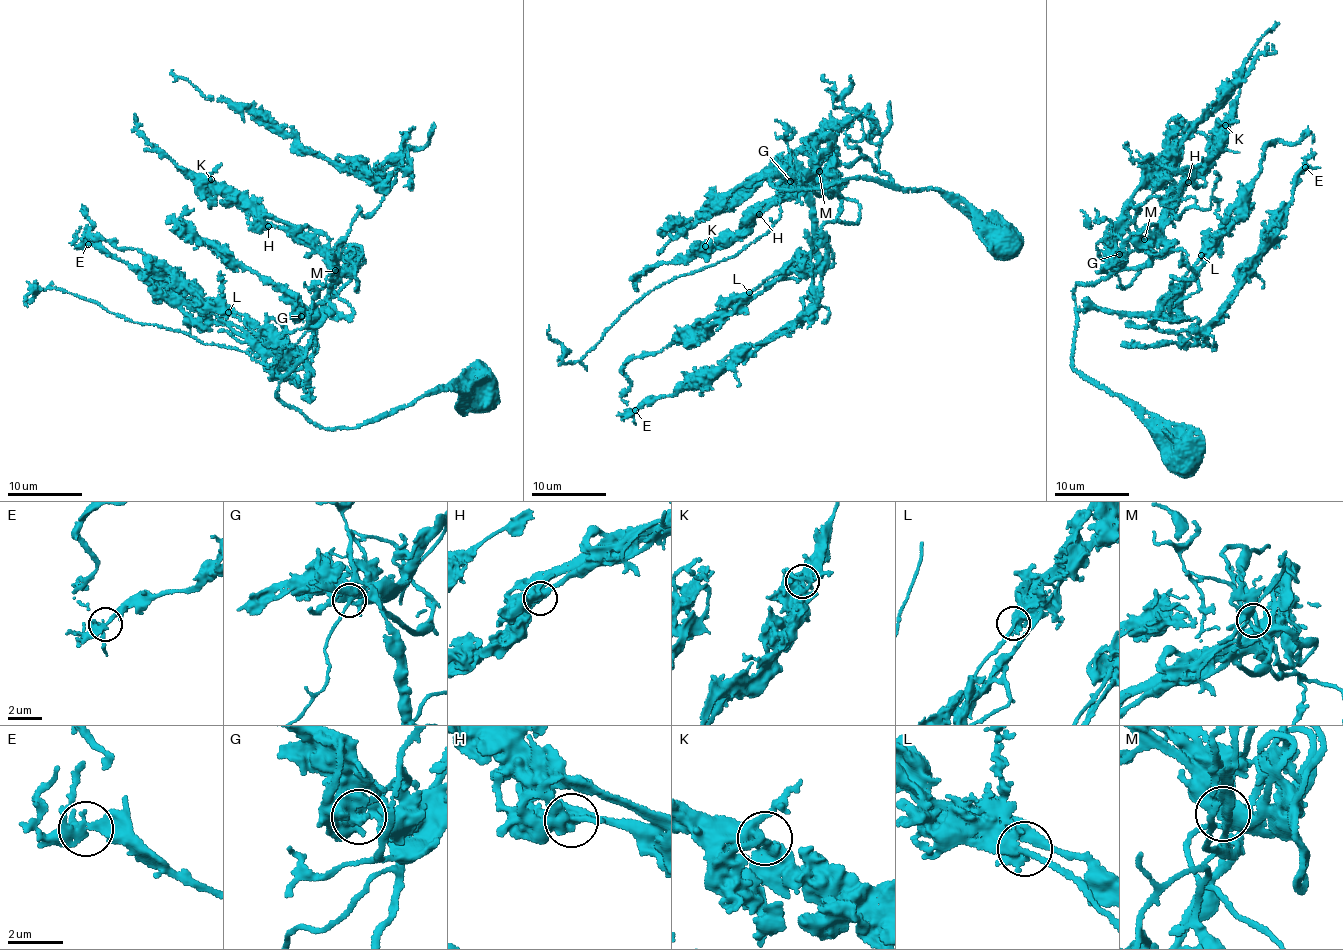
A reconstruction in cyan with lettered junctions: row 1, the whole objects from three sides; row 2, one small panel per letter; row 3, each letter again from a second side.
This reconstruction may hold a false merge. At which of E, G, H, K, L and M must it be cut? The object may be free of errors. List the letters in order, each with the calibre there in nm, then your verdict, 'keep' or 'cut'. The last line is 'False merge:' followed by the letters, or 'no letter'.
E: 280 nm thick; keep
G: 360 nm thick; keep
H: 400 nm thick; keep
K: 280 nm thick; keep
L: 280 nm thick; keep
M: 360 nm thick; keep
False merge: no letter

